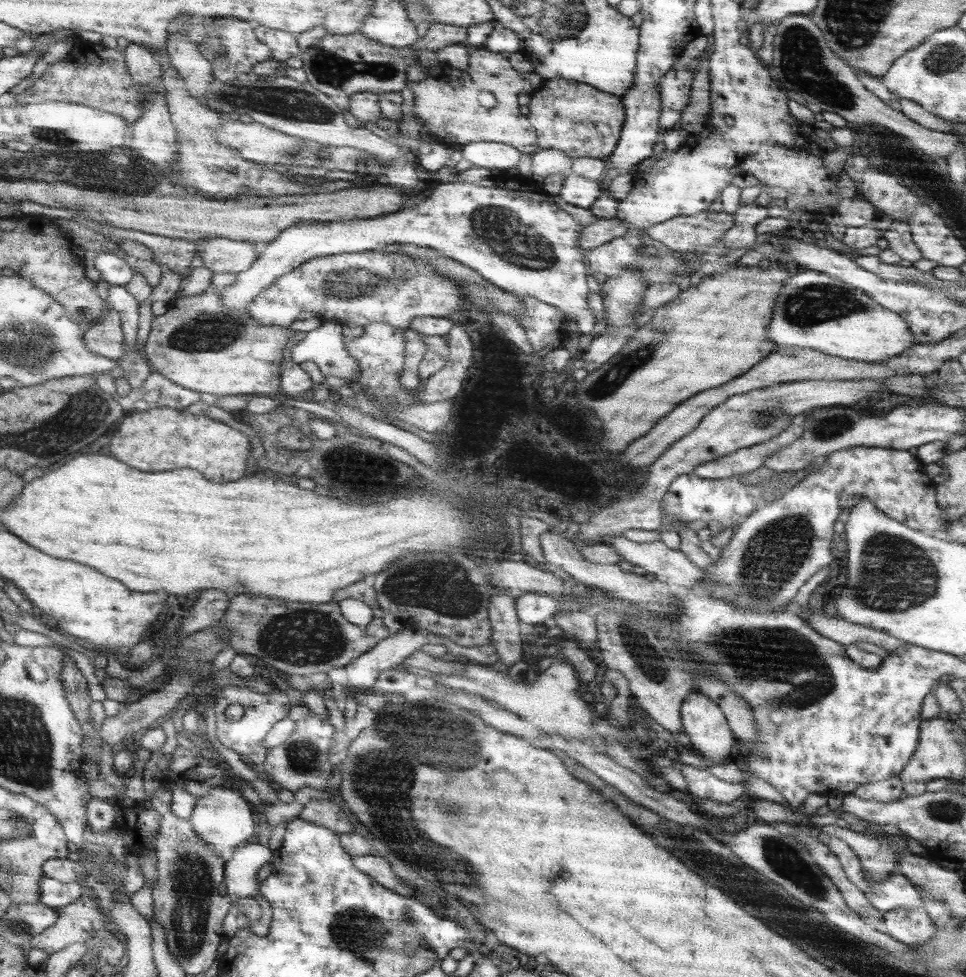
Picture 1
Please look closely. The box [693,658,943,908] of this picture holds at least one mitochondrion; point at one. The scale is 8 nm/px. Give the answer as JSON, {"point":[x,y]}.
{"point":[792,862]}

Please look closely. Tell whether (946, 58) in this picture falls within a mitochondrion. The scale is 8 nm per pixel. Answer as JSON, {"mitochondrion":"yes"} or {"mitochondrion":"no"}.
{"mitochondrion":"yes"}

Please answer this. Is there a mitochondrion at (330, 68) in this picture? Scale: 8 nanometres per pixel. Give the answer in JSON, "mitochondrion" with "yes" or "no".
{"mitochondrion":"yes"}

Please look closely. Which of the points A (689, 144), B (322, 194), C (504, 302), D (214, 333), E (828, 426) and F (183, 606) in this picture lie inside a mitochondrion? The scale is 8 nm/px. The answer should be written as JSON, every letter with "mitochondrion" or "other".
{"A":"other","B":"other","C":"other","D":"mitochondrion","E":"mitochondrion","F":"other"}

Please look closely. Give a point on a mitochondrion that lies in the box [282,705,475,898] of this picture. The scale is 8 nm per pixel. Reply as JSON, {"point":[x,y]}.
{"point":[303,756]}

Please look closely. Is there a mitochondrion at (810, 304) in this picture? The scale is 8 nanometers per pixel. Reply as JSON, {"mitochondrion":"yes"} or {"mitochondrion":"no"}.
{"mitochondrion":"yes"}

